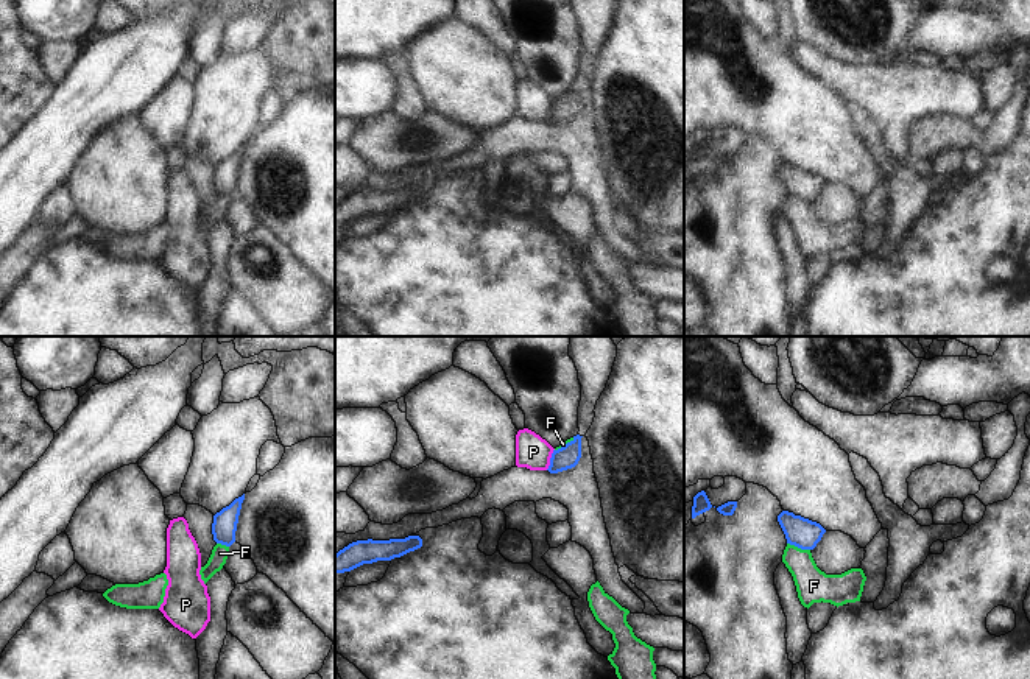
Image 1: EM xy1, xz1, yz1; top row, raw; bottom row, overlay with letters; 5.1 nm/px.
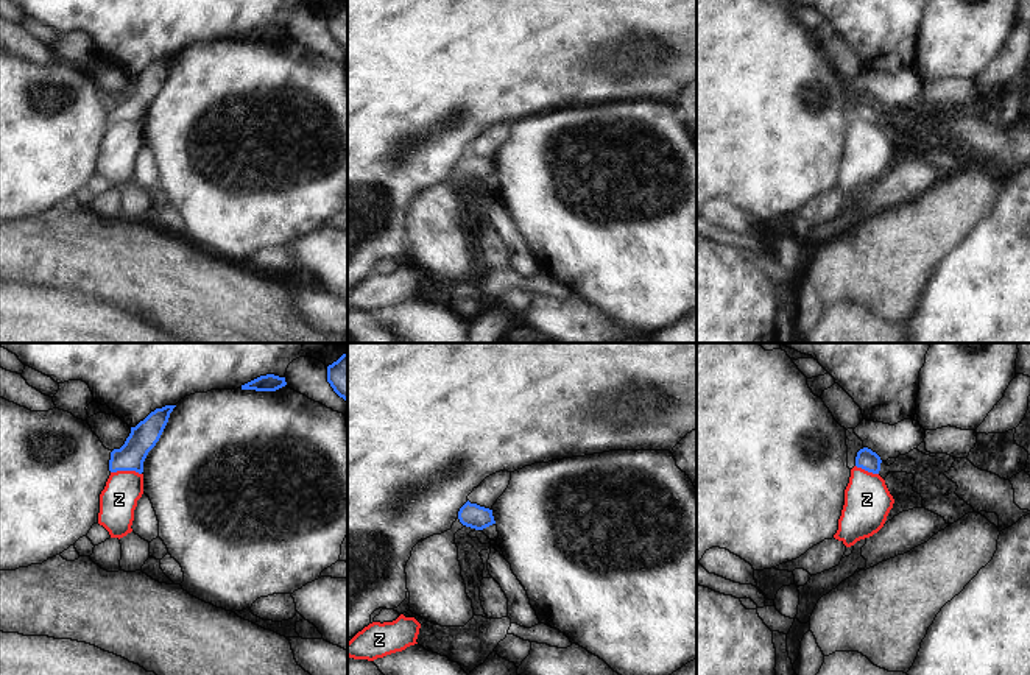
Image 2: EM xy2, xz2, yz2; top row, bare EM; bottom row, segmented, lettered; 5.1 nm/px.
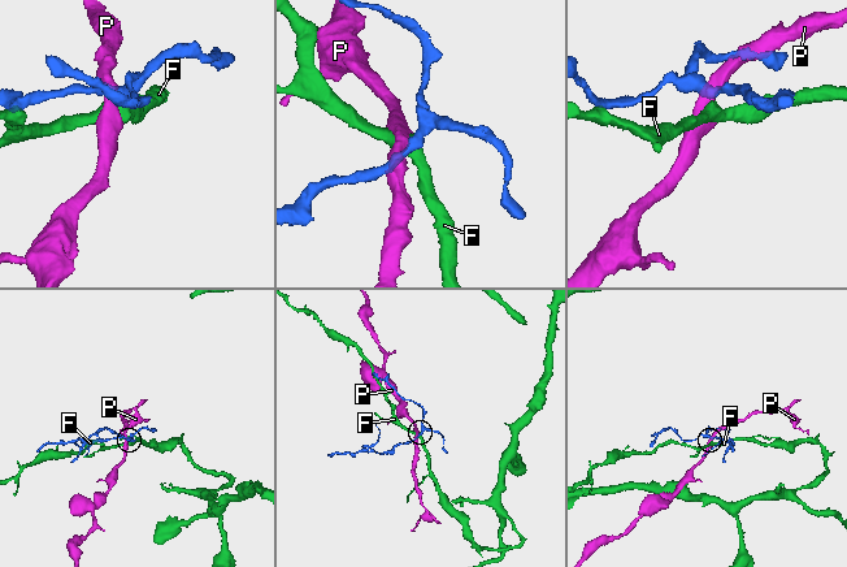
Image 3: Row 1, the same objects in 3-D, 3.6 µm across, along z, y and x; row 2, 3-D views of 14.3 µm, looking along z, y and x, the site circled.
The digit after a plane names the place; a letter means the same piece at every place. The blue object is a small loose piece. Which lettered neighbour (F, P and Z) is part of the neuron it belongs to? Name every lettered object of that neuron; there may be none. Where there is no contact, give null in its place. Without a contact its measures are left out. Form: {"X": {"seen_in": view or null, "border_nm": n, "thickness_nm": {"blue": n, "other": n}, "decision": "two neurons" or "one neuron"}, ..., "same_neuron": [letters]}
{"F": {"seen_in": "yz1", "border_nm": 130, "thickness_nm": {"blue": 160, "other": 180}, "decision": "two neurons"}, "P": {"seen_in": "xz1", "border_nm": 120, "thickness_nm": {"blue": 120, "other": 170}, "decision": "two neurons"}, "Z": {"seen_in": "xy2", "border_nm": 160, "thickness_nm": {"blue": 140, "other": 190}, "decision": "two neurons"}, "same_neuron": []}

